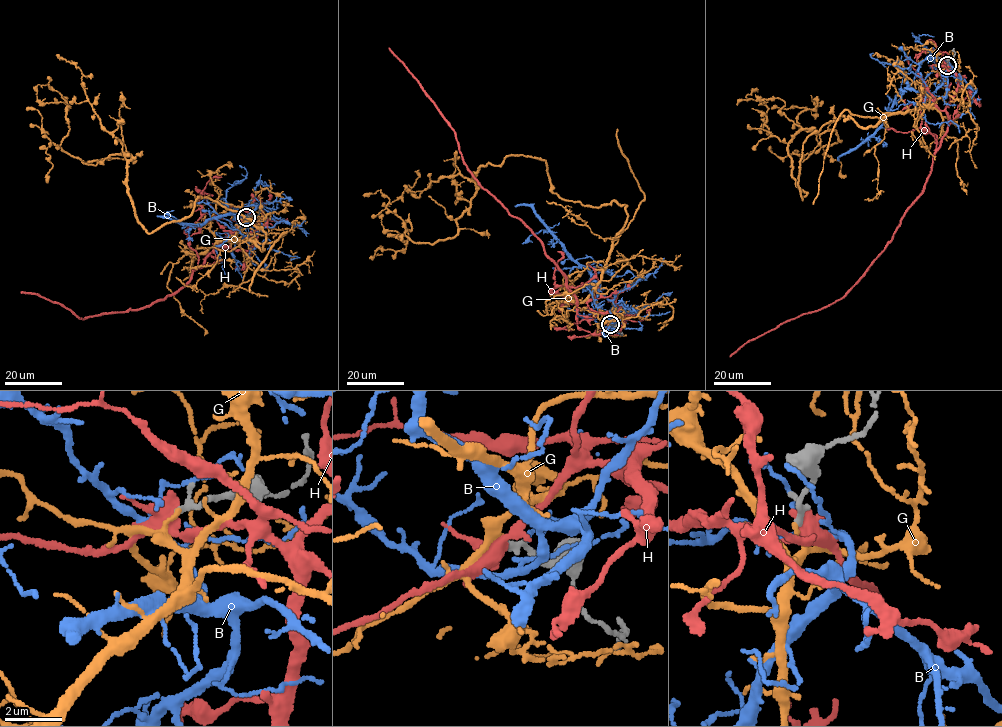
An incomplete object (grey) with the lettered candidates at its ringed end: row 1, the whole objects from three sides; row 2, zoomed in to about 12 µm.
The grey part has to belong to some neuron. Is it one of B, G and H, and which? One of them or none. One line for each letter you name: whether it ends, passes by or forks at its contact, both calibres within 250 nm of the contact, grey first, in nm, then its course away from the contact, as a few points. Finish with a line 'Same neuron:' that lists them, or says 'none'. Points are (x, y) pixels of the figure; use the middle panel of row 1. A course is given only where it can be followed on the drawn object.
Same neuron: none

